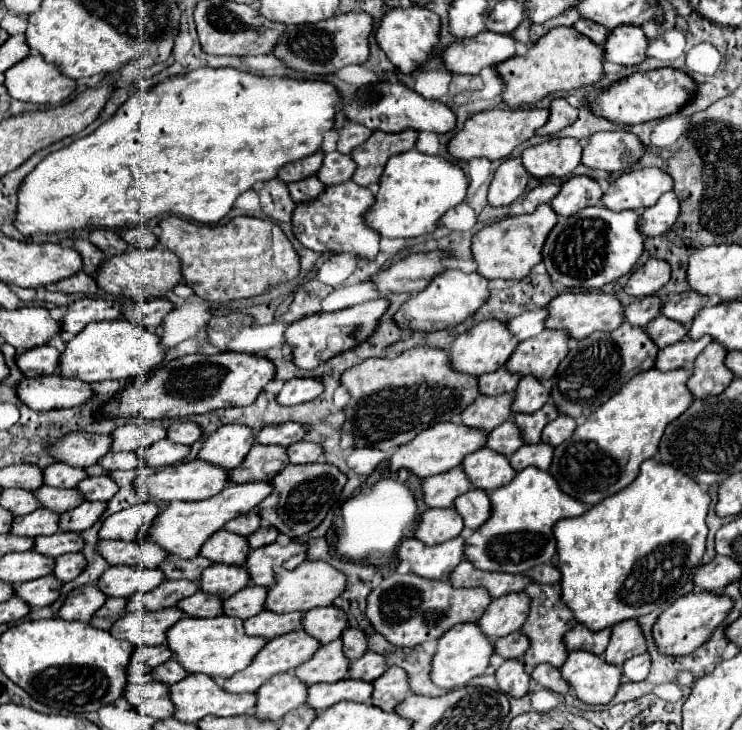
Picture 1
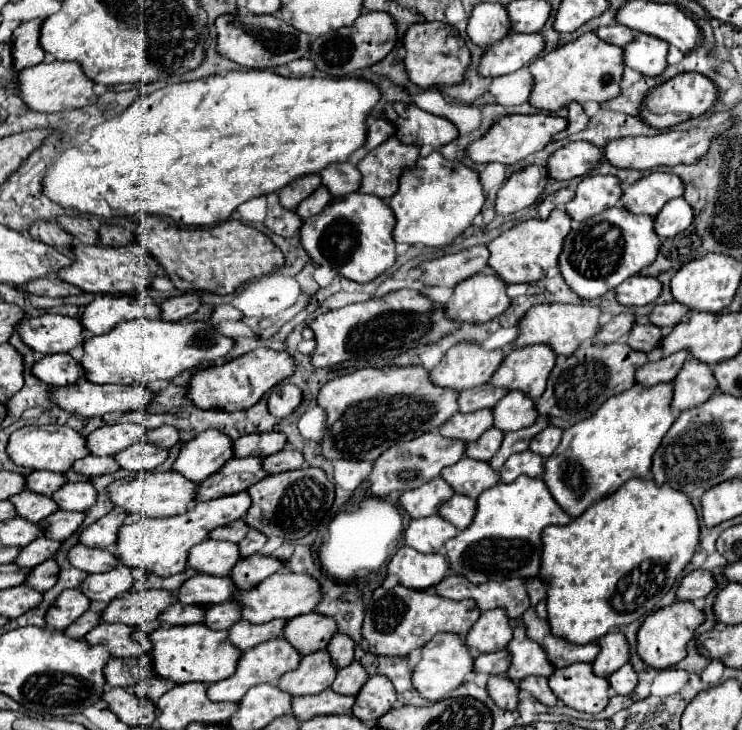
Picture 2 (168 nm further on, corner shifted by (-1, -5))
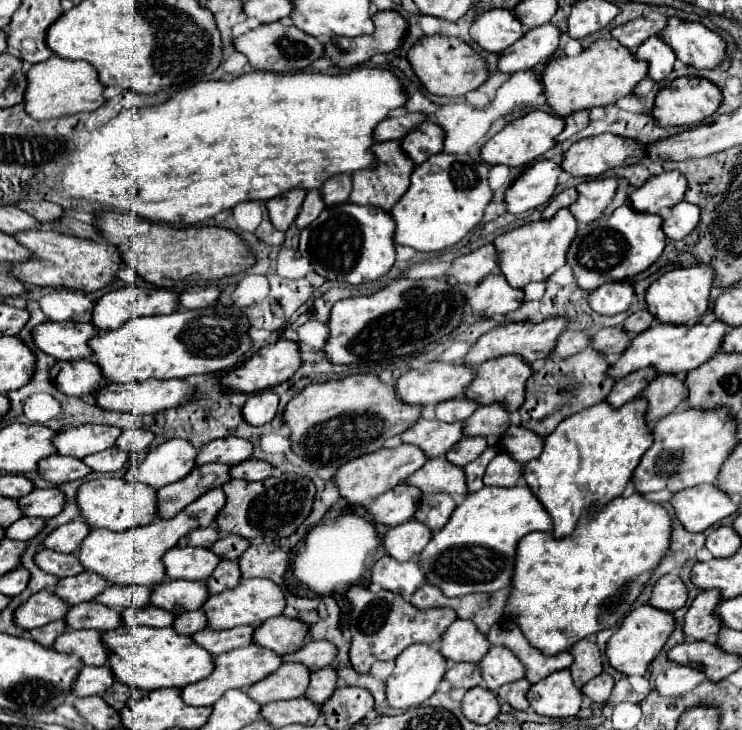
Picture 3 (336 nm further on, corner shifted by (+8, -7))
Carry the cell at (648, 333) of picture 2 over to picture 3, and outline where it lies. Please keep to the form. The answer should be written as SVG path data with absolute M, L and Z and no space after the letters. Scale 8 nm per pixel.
M604 327L596 335L592 335L592 347L604 353L608 359L620 357L630 343L632 343L632 335L628 335L626 329L622 327Z

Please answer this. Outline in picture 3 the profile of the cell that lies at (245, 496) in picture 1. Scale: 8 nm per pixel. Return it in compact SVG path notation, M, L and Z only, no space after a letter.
M210 489L200 497L200 501L194 501L188 505L188 509L182 509L176 517L170 519L160 519L156 517L150 525L140 525L132 527L126 531L110 531L110 529L92 529L88 539L78 549L78 559L82 561L84 569L94 571L102 577L106 577L112 585L148 585L154 587L164 581L166 577L166 567L162 563L162 555L176 547L178 541L192 529L198 527L210 527L220 509L224 509L226 495L222 489Z

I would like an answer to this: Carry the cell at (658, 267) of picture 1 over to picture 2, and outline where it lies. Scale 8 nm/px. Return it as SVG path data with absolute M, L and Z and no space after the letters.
M633 275L625 279L621 285L617 285L613 291L617 303L625 307L639 307L639 305L649 305L659 297L661 283L655 277Z

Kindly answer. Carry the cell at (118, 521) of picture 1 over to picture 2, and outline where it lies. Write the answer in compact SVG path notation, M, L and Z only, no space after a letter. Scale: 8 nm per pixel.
M111 511L109 515L101 517L93 525L85 527L79 535L79 543L85 547L97 547L97 549L111 549L117 539L119 527L125 523L125 513L123 511Z

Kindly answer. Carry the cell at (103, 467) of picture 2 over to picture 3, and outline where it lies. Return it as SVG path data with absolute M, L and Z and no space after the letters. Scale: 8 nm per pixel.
M62 455L46 457L46 461L40 461L38 471L46 481L50 481L54 485L76 481L76 479L82 479L92 473L92 469L82 459L62 457Z

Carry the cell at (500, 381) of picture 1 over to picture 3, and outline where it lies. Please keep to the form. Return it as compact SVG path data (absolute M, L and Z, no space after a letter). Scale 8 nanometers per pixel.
M456 397L452 401L442 401L436 405L436 419L452 423L452 421L466 421L474 411L478 403L468 397Z

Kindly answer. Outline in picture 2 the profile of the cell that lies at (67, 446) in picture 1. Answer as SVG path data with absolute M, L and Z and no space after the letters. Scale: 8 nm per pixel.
M25 425L9 435L7 443L7 455L15 465L29 467L29 469L45 469L45 471L55 471L55 473L65 473L71 469L73 461L87 457L89 449L85 445L85 437L73 431L71 427L65 425Z

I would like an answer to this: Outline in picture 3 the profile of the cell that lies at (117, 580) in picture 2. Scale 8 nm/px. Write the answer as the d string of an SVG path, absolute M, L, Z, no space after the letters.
M84 571L80 575L60 579L60 585L56 587L56 595L62 597L70 605L78 605L78 603L96 599L100 593L104 593L104 589L108 585L110 583L104 577L100 577L92 571Z

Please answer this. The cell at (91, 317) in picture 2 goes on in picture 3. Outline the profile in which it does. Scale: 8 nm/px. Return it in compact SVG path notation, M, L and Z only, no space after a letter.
M126 285L102 295L92 309L92 325L98 331L118 329L138 315L160 315L176 311L176 291L172 289L144 289Z

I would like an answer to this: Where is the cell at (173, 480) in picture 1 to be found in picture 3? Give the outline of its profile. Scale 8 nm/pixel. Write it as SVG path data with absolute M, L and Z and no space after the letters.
M102 477L86 481L78 491L78 505L82 509L82 517L90 527L124 531L138 525L148 525L158 515L158 493L154 487L144 483L132 483L116 477Z

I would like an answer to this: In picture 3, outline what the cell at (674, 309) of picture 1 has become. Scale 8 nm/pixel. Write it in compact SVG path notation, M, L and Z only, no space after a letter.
M638 311L638 313L632 313L632 315L624 321L624 329L626 329L628 333L638 335L638 333L646 331L654 321L656 321L656 317L654 317L650 311Z

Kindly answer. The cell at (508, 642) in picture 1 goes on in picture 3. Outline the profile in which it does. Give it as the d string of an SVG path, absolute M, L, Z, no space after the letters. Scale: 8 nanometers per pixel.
M454 663L450 665L444 679L448 679L454 687L466 687L466 689L472 689L484 683L478 663Z

